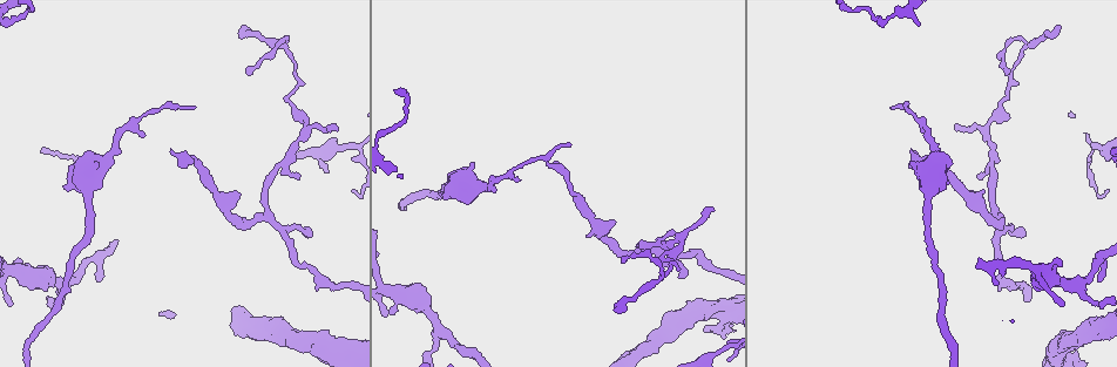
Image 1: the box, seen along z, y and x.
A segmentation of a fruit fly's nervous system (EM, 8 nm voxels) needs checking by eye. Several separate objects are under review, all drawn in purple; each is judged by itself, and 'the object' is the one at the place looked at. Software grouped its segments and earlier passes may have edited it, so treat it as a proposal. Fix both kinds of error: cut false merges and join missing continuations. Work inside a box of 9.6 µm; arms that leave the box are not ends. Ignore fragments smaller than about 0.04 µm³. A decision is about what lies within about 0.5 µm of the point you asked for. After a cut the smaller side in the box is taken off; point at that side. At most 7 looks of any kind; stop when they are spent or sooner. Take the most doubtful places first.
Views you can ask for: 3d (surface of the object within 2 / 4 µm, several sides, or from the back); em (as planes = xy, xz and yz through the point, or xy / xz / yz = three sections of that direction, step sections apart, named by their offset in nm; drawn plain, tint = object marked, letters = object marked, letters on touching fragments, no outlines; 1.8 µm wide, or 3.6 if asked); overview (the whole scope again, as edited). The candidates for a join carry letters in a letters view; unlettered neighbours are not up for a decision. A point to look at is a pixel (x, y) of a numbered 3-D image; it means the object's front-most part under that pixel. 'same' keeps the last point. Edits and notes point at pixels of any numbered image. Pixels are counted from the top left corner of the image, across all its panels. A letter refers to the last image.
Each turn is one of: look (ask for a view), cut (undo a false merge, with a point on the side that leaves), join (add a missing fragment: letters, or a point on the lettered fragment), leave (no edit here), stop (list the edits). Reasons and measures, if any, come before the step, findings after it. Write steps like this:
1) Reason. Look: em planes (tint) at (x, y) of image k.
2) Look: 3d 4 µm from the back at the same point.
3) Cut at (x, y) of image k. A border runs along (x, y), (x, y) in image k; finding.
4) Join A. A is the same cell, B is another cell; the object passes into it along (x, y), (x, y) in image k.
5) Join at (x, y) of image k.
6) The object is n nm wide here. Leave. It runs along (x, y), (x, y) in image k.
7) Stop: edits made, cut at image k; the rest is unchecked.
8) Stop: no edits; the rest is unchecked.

Branch stops here. Look: em planes (letters) at (389, 313) of image 1.

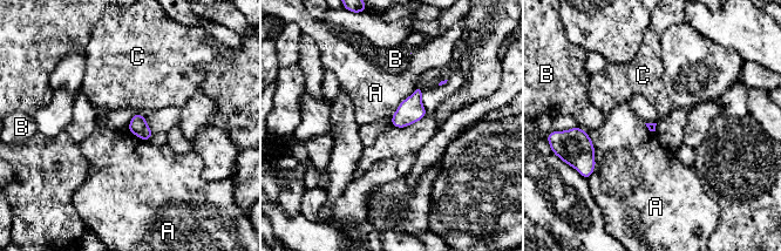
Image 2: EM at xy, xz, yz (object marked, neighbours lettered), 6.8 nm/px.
Leave. A, B and C are other cells; a border runs along (585, 131), (593, 147), (591, 175) in image 2; no lettered fragment goes on from it.

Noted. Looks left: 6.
Tapers out. Look: 3d 2 µm from the back at (305, 230) of image 1.

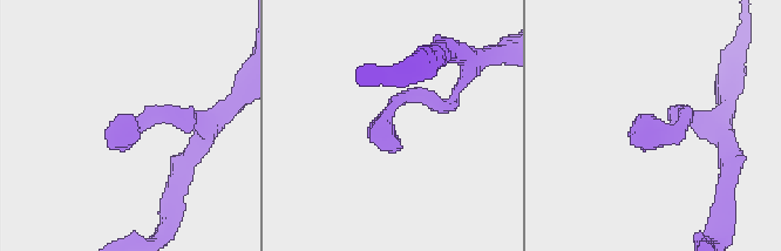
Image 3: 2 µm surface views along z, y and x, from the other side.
Look: em xy step 4 (letters) at (400, 149) of image 3.

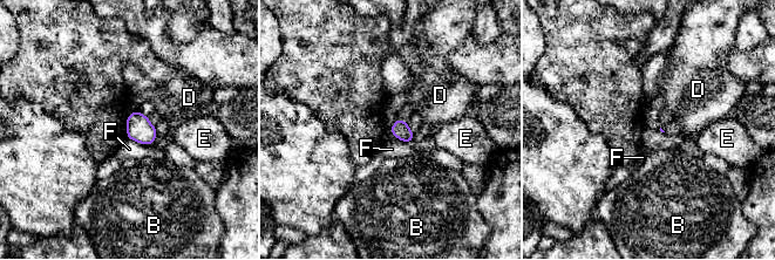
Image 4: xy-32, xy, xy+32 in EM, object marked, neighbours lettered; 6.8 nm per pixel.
Cut it another way. Look: em yz step 4 (letters) at the same point.

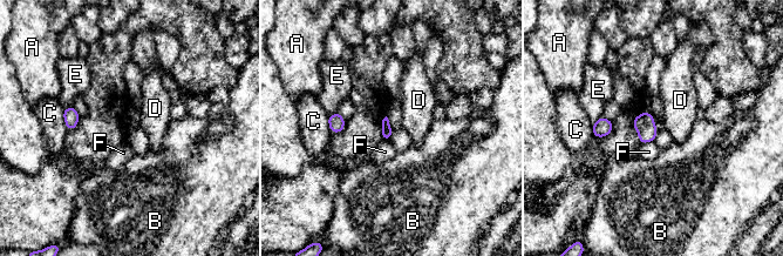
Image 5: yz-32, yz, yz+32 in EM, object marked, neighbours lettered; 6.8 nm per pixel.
Leave. A, B, C, D, E and F are other cells; none of them fits.

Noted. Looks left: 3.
Calibre changes. Look: em planes (letters) at (285, 51) of image 1.

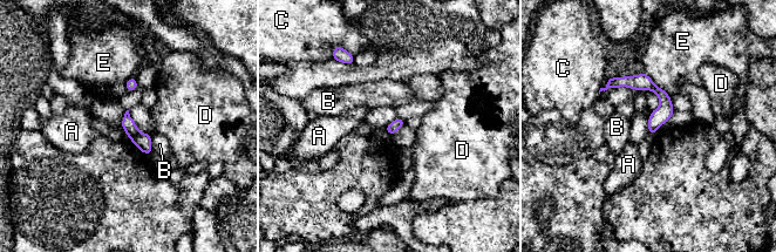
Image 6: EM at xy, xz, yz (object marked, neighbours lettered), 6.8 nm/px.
Leave. A, B, C, D and E are other cells; it runs along (610, 81), (652, 86), (668, 114) in image 6; all the same cell.

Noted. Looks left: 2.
Stop: no edits; the rest is unchecked.

